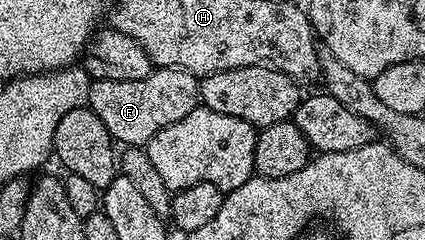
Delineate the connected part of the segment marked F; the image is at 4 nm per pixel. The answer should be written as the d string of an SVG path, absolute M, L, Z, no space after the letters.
M153 68L146 79L126 79L125 81L92 81L88 92L87 108L102 119L102 127L111 135L113 142L124 147L147 146L158 131L186 119L190 111L198 107L200 82L197 74L181 69Z

